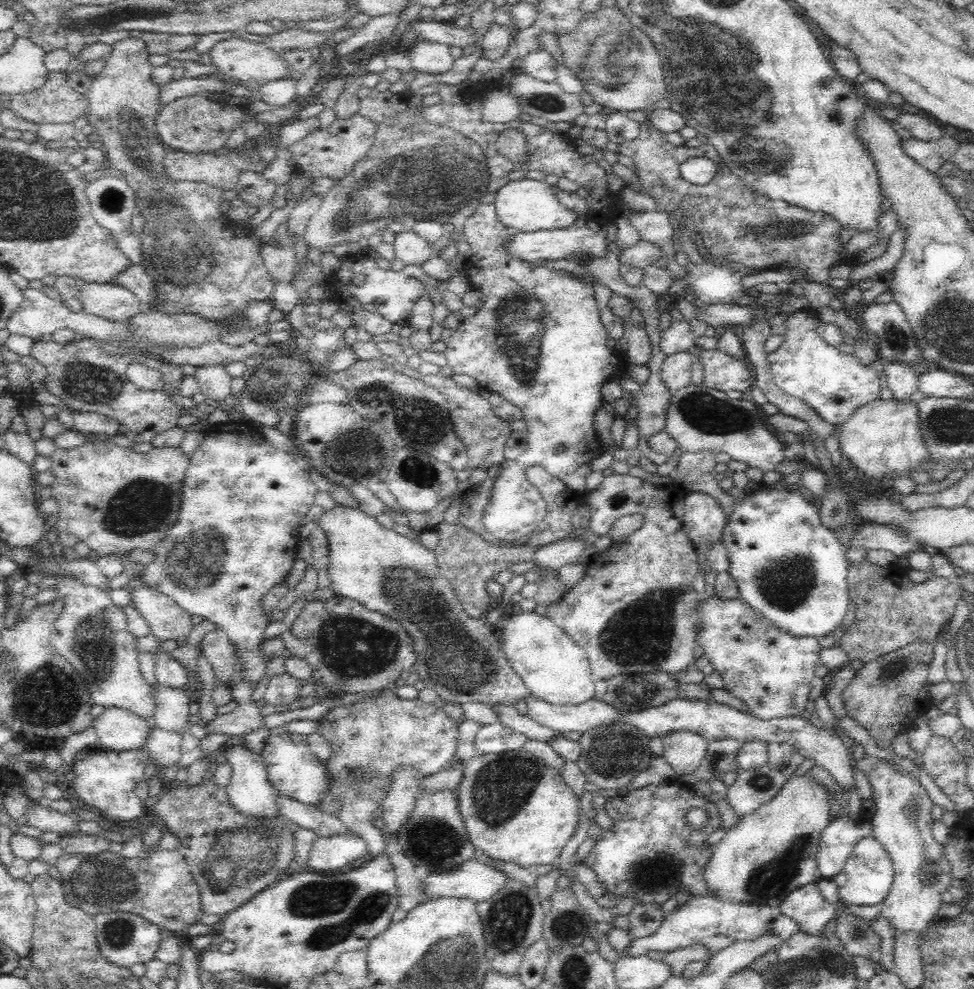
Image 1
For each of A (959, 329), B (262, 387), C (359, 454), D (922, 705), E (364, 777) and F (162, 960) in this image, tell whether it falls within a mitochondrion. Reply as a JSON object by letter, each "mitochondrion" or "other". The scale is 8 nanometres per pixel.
{"A":"mitochondrion","B":"mitochondrion","C":"mitochondrion","D":"other","E":"mitochondrion","F":"other"}

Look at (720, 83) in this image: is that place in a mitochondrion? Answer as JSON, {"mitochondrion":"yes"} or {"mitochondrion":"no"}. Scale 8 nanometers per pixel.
{"mitochondrion":"yes"}

